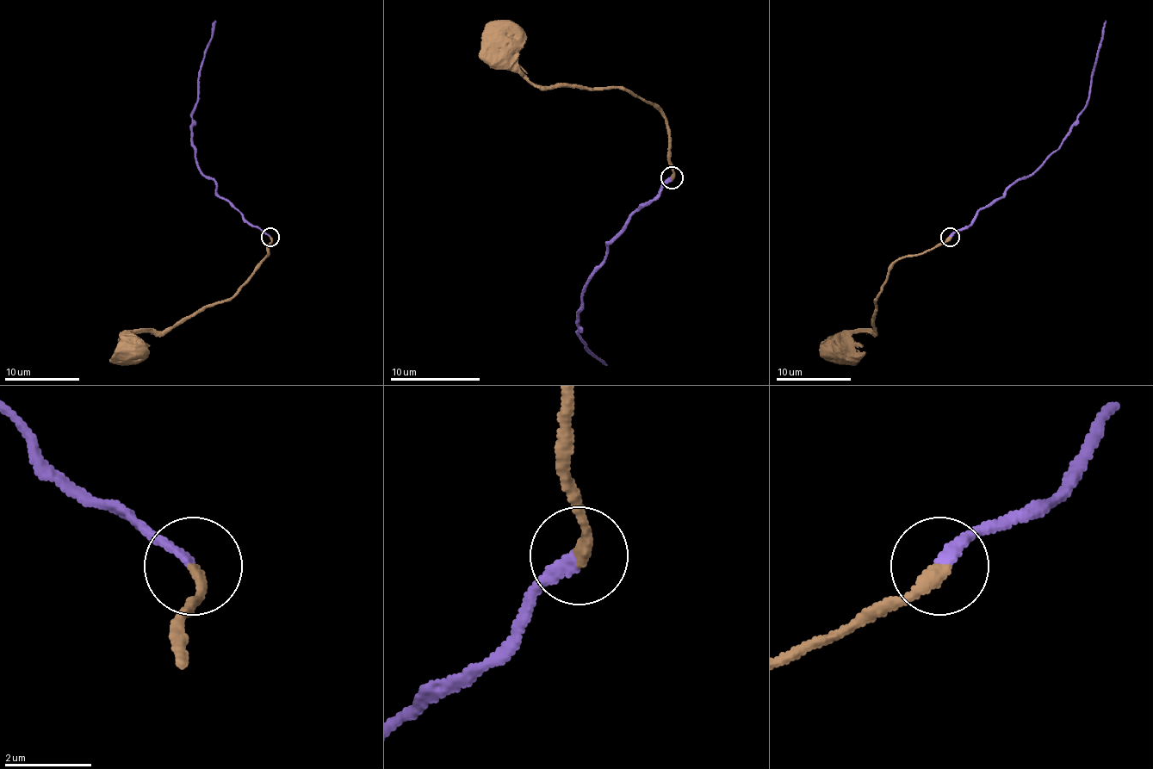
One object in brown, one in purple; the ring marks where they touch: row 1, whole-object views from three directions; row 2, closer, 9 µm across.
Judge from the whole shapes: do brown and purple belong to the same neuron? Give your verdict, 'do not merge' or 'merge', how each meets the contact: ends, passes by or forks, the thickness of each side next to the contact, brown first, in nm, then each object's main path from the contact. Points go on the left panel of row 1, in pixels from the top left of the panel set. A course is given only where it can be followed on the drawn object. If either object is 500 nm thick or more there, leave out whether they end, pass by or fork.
merge; brown ends there; purple ends there; 280 nm thick on the brown side, 240 nm on the other; brown runs (270, 236), (267, 255), (226, 300), (171, 328), (138, 331), (134, 339), (144, 350), (134, 350); purple runs (270, 236), (252, 225), (216, 191), (216, 184), (200, 169), (192, 143), (192, 113), (214, 20)

